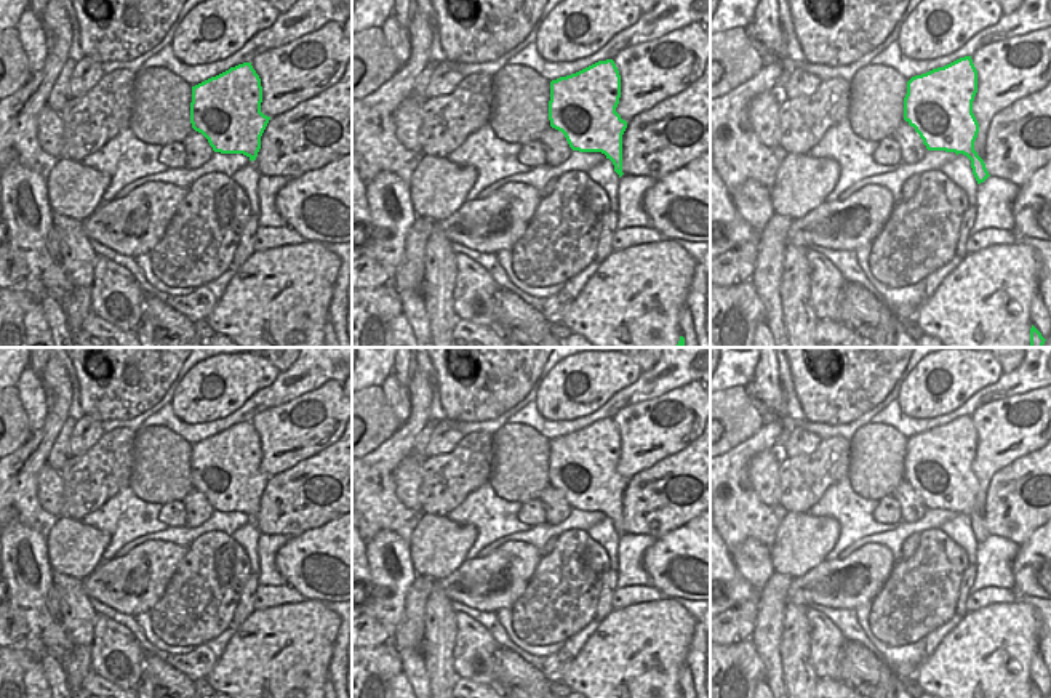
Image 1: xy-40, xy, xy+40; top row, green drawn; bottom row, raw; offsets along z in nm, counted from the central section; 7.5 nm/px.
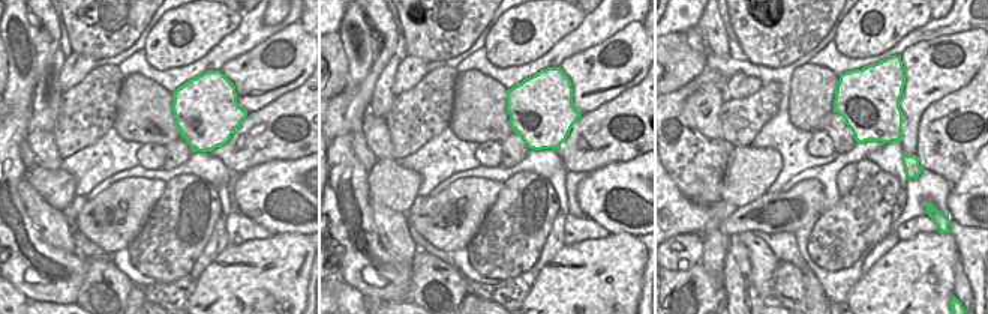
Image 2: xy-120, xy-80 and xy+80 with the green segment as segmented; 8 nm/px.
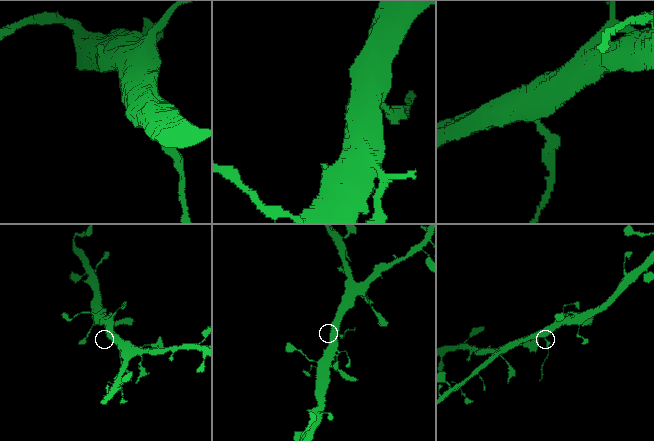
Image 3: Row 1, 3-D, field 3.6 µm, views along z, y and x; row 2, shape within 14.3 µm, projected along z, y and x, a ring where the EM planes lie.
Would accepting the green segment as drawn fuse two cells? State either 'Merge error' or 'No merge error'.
Merge error

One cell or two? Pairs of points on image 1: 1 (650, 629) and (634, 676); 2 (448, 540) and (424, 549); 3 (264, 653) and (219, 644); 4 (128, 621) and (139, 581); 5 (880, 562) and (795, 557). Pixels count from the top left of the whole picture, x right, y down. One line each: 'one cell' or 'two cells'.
1: one cell
2: one cell
3: two cells
4: two cells
5: two cells

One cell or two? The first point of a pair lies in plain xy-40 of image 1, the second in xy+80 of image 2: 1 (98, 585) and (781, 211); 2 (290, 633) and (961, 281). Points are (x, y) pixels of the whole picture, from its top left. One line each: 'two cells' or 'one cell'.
1: one cell
2: two cells

